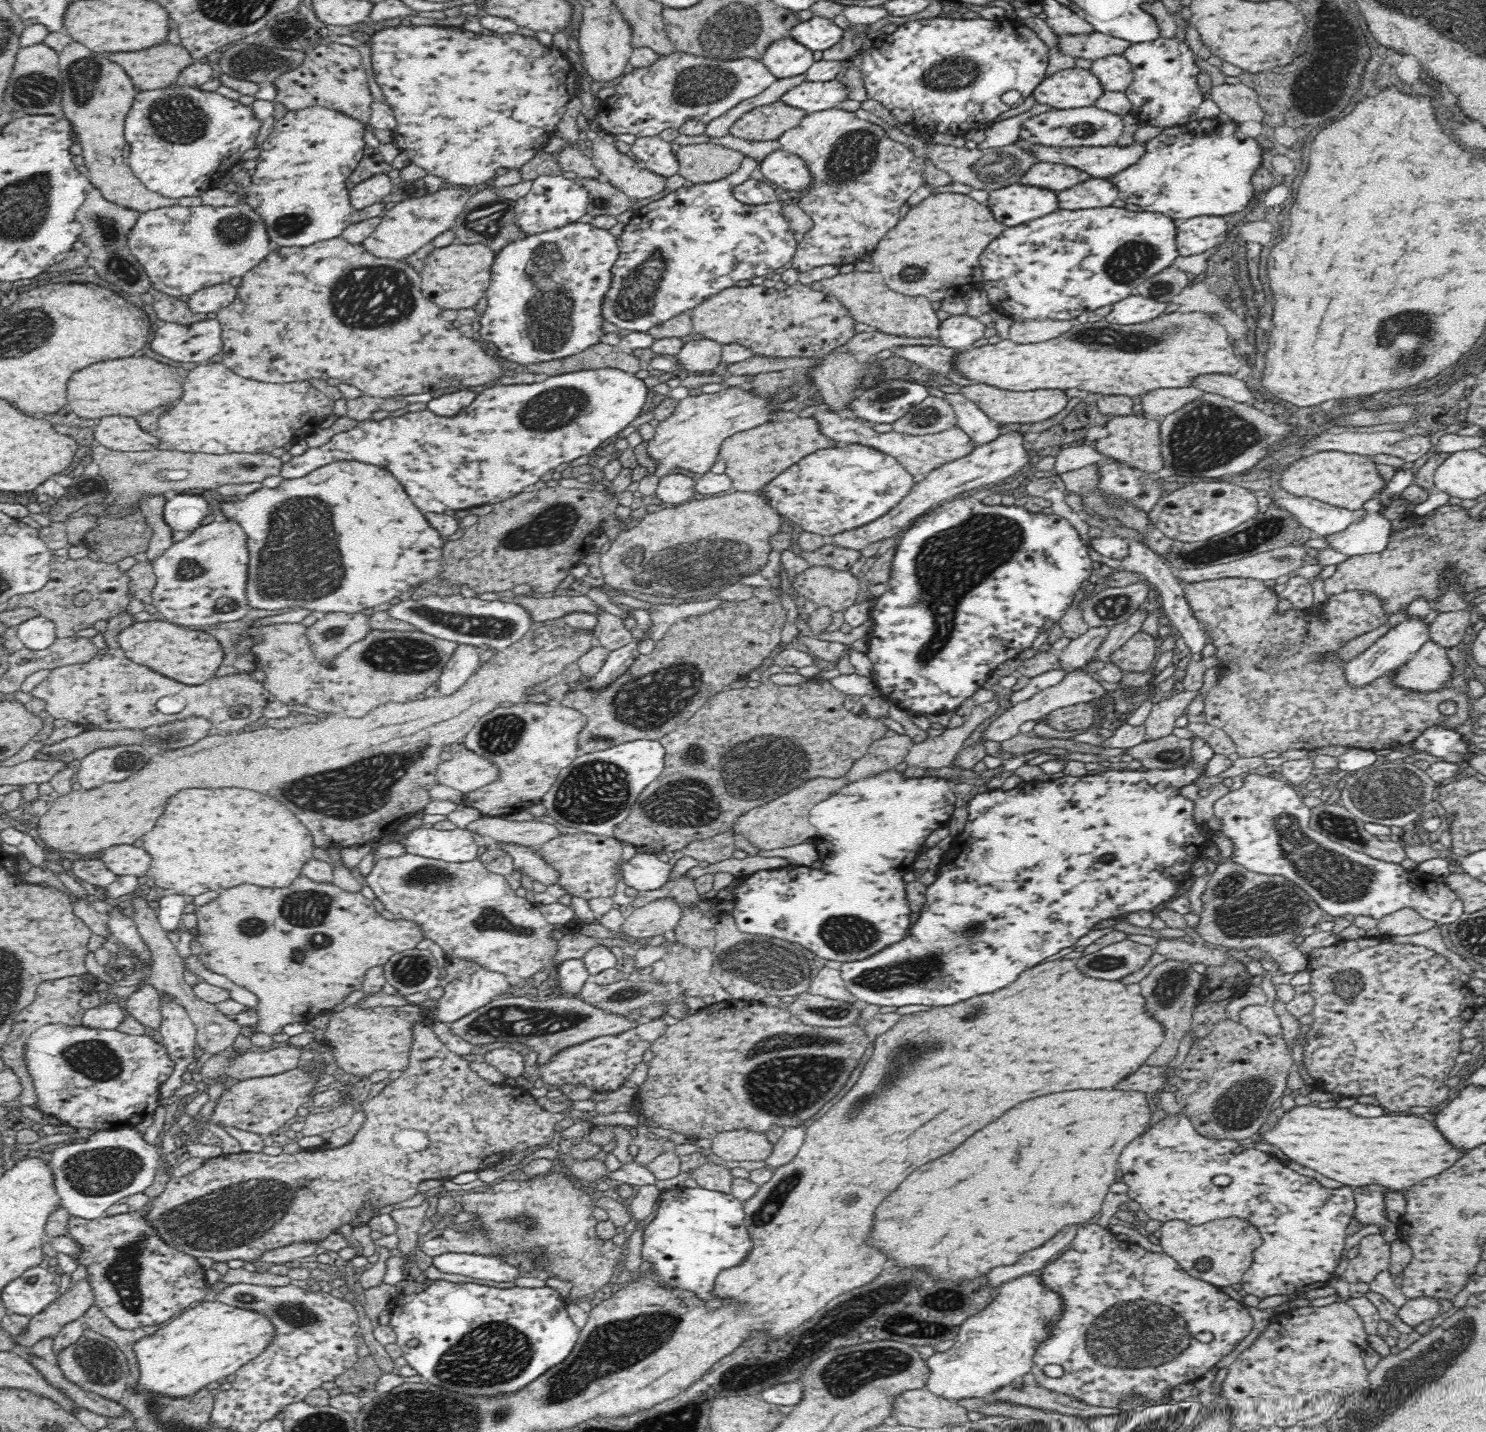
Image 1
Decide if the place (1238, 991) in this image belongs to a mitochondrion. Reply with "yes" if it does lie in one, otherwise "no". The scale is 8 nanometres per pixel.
no

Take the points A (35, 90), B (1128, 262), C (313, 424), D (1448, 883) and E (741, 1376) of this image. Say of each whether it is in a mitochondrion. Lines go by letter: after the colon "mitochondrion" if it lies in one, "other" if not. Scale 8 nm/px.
A: mitochondrion
B: mitochondrion
C: other
D: other
E: mitochondrion

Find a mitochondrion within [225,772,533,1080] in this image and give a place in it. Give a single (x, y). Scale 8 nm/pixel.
(311, 904)

